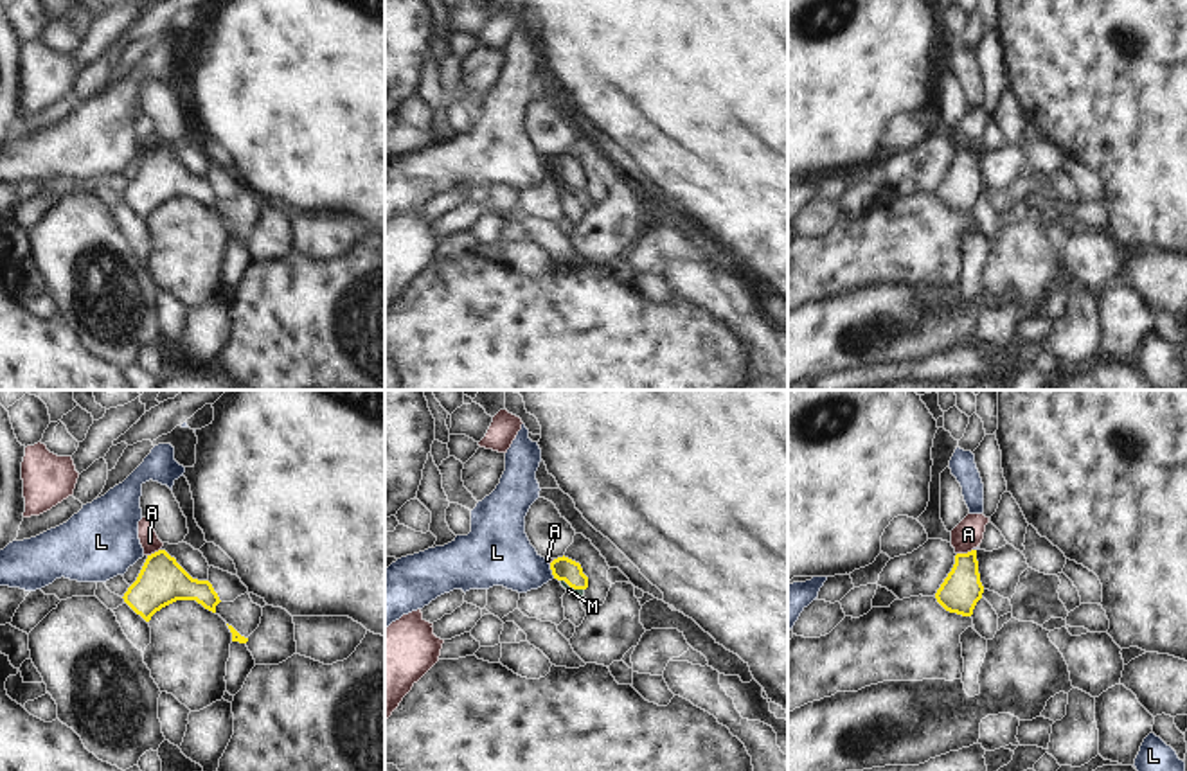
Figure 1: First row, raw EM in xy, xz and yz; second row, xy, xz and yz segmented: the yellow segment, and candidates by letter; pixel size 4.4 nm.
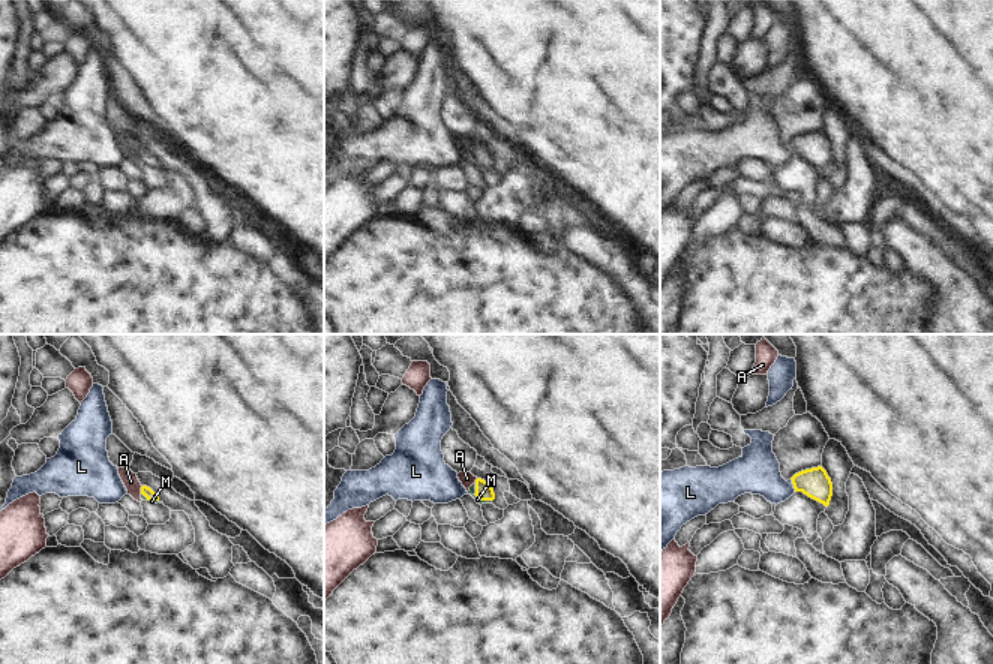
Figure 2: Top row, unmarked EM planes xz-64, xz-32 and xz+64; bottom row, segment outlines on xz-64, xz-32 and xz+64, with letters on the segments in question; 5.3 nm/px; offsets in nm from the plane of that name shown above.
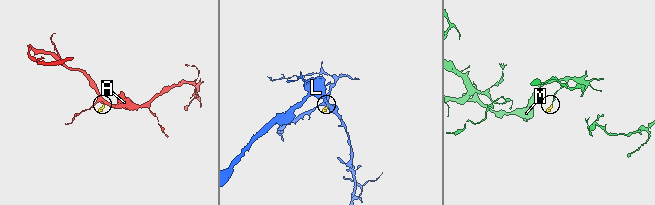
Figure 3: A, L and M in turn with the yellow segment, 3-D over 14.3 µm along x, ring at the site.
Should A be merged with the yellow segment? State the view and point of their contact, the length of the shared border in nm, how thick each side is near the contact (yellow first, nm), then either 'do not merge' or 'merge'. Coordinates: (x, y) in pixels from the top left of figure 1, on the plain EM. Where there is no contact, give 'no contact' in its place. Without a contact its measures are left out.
contact yz (964, 151); length 80 nm; calibres 180 and 140 nm; do not merge

